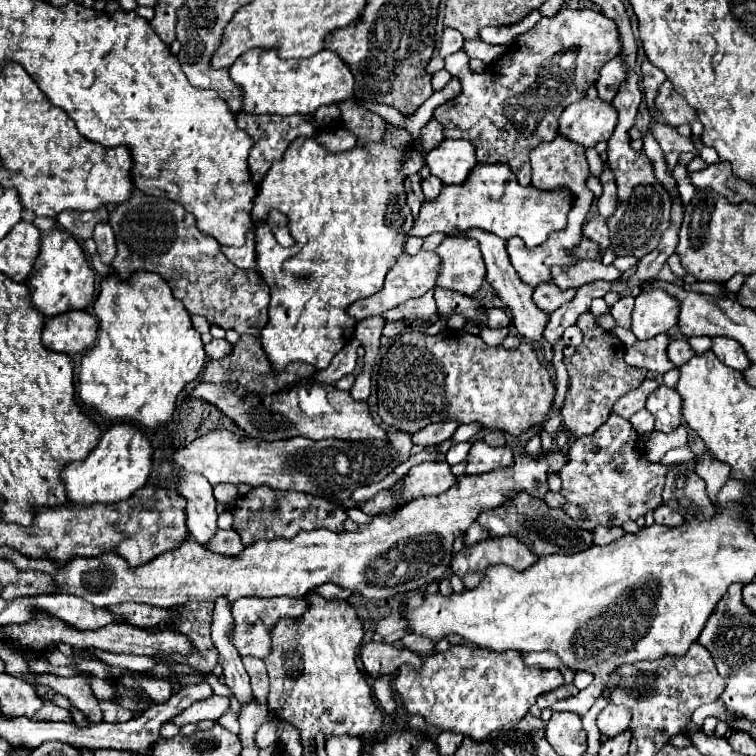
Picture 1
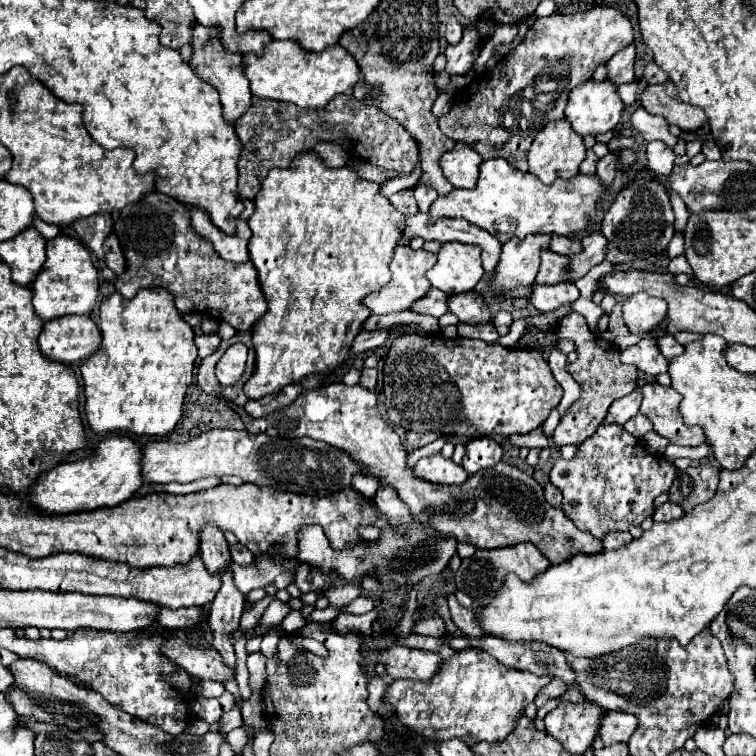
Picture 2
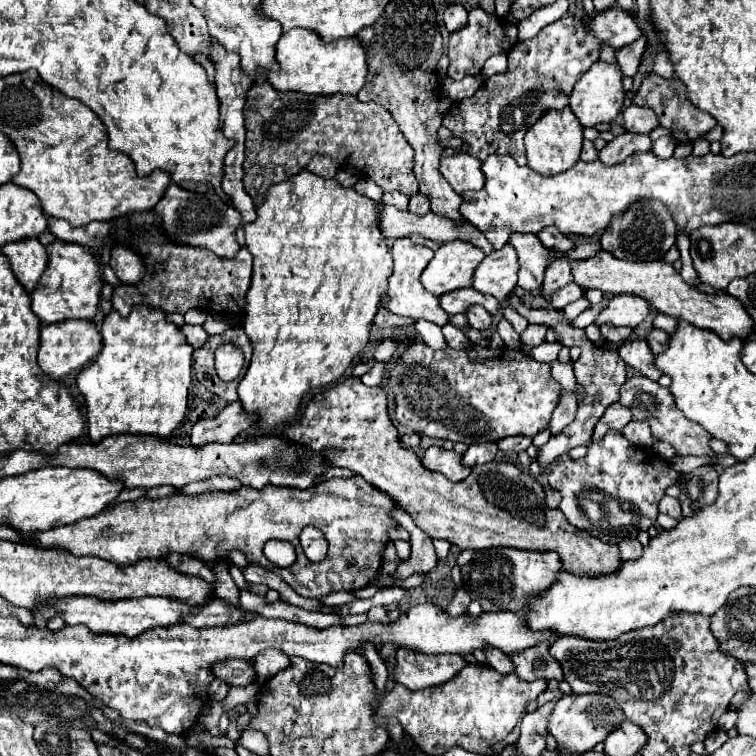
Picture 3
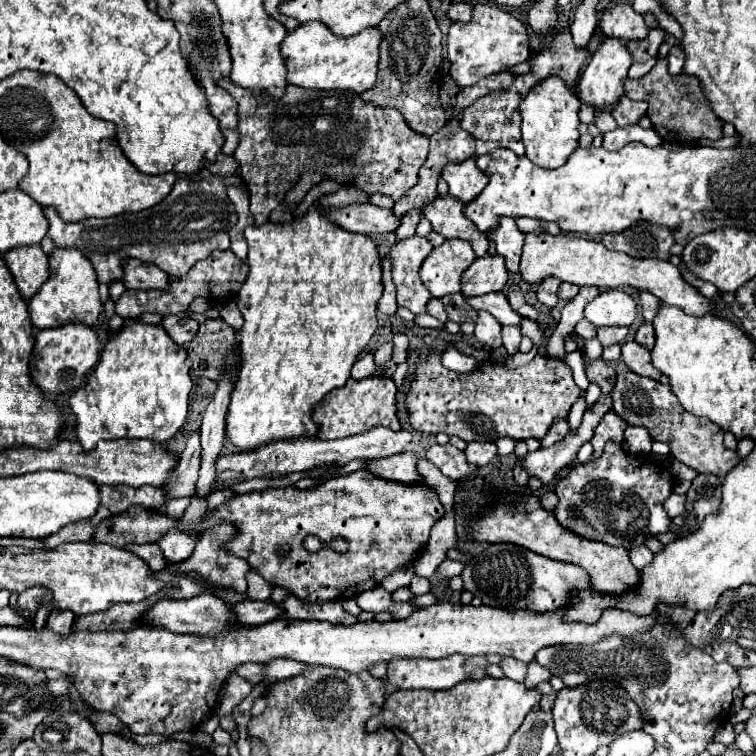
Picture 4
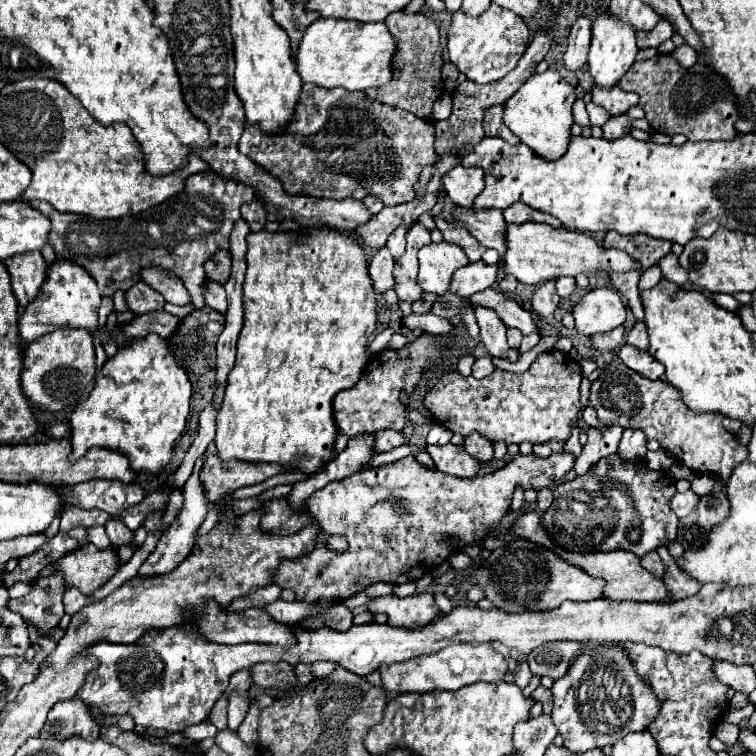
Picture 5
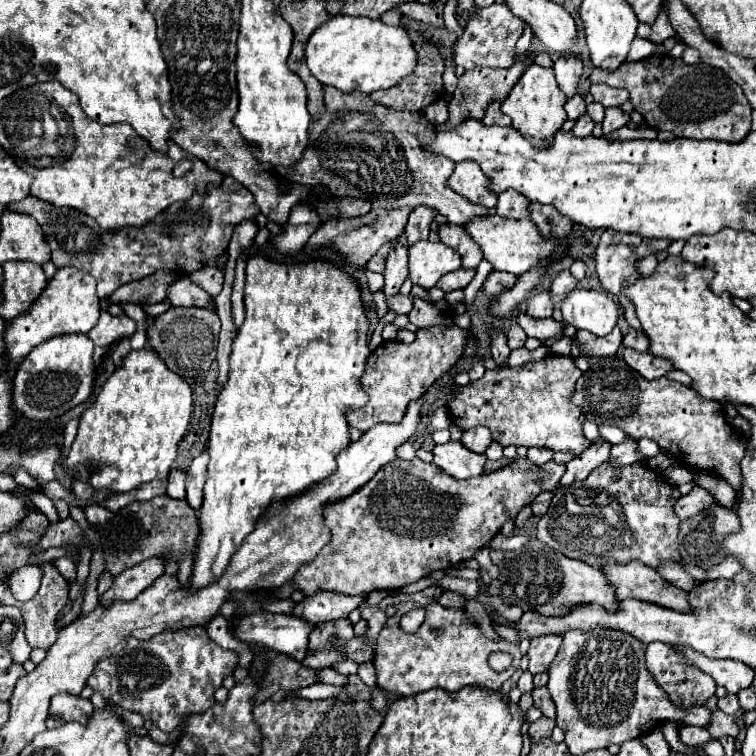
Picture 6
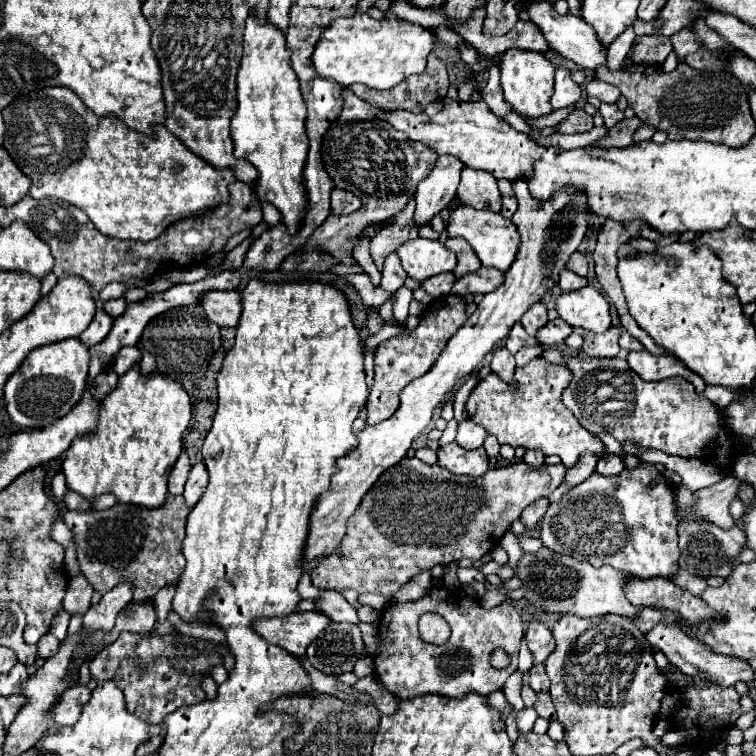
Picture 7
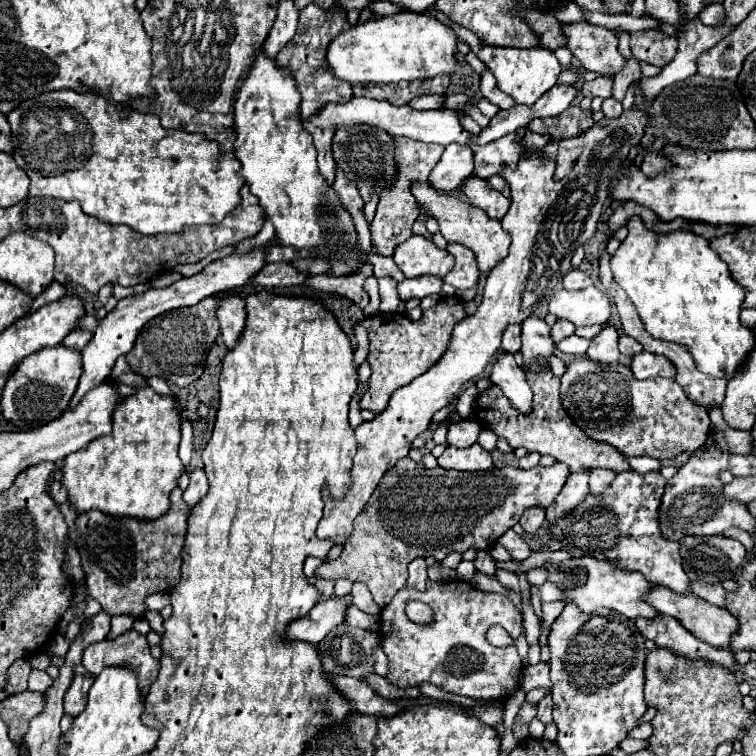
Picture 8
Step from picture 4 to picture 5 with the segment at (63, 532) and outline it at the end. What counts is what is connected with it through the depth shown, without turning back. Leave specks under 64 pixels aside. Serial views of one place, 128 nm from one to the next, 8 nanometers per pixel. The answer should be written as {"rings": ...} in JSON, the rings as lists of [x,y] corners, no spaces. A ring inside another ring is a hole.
{"rings":[[[92,526],[92,528],[88,528],[88,538],[90,538],[90,542],[92,542],[96,548],[100,548],[100,550],[112,546],[112,542],[108,540],[104,528],[100,528],[100,526]]]}

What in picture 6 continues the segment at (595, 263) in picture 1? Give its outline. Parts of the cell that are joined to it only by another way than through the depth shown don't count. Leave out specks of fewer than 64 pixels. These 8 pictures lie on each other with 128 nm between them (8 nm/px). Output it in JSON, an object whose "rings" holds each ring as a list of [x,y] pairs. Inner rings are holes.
{"rings":[[[324,86],[324,100],[326,114],[320,122],[310,124],[310,142],[302,160],[292,168],[276,168],[280,174],[286,174],[290,182],[304,186],[322,184],[332,192],[332,196],[370,200],[374,208],[386,210],[428,204],[444,214],[450,224],[466,224],[472,216],[496,212],[472,204],[468,198],[446,186],[454,170],[454,162],[428,150],[434,126],[424,114],[400,114],[396,110],[388,110],[388,114],[380,112],[374,116],[374,102],[368,94],[340,92],[332,86]],[[422,122],[424,126],[418,126]],[[418,138],[424,138],[424,148]]]}

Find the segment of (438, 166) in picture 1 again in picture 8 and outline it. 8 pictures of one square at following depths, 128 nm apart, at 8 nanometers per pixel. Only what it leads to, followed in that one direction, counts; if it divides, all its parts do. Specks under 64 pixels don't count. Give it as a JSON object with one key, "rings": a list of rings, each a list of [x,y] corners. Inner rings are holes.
{"rings":[[[468,178],[462,190],[470,198],[472,206],[484,210],[494,220],[502,220],[510,208],[510,200],[502,192],[492,190],[482,178]]]}

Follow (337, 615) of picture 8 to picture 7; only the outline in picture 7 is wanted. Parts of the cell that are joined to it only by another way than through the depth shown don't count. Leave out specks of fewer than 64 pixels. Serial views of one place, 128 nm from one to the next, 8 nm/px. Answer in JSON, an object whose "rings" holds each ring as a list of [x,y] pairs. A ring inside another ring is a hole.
{"rings":[[[320,610],[296,612],[288,618],[262,618],[254,622],[256,632],[260,632],[268,642],[284,648],[286,652],[304,658],[310,642],[330,624],[330,618]]]}

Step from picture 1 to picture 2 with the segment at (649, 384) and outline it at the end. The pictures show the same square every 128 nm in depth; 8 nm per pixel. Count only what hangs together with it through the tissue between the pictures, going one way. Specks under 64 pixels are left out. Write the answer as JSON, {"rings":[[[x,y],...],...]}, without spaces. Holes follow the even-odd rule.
{"rings":[[[634,390],[632,394],[616,400],[610,410],[608,410],[608,416],[604,418],[604,424],[618,424],[622,426],[624,422],[628,422],[630,418],[634,418],[638,414],[638,408],[640,408],[640,402],[642,402],[642,394],[640,390]]]}

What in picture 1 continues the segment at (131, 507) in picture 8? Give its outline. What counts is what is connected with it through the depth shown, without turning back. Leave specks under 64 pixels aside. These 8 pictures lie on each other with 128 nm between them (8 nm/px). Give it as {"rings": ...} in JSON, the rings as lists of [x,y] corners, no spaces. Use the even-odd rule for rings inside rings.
{"rings":[[[136,272],[128,282],[120,282],[116,276],[104,278],[94,302],[94,314],[98,316],[100,330],[96,346],[82,358],[78,378],[80,400],[94,408],[104,422],[130,420],[142,424],[142,428],[160,428],[168,424],[176,410],[176,396],[200,374],[206,362],[204,344],[200,334],[194,330],[184,304],[172,296],[170,286],[160,278],[160,274]]]}

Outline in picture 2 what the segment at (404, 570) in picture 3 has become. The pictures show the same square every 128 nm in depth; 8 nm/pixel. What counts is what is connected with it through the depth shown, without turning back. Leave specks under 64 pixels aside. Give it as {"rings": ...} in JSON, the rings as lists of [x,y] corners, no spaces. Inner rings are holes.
{"rings":[[[382,486],[378,488],[376,496],[374,496],[374,502],[378,506],[378,510],[382,512],[382,516],[386,520],[394,520],[394,518],[404,518],[410,514],[408,506],[396,496],[394,488],[392,486]]]}

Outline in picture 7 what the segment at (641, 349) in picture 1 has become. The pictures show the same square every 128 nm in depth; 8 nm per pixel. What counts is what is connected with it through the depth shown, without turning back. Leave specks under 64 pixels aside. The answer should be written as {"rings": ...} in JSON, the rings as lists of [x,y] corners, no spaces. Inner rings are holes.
{"rings":[[[648,350],[642,352],[630,352],[628,354],[628,364],[630,368],[642,378],[642,380],[664,380],[670,376],[684,376],[688,381],[692,382],[698,396],[704,396],[704,380],[697,374],[688,370],[684,364],[680,364],[674,356],[670,354],[662,354],[662,356],[654,356]]]}

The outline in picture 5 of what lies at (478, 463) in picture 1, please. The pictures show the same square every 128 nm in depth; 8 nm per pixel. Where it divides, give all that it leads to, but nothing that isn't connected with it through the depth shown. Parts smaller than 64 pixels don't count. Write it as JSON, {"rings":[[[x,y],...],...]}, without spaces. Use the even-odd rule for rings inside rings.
{"rings":[[[472,432],[470,436],[466,436],[466,442],[464,442],[464,448],[470,456],[474,456],[476,460],[480,462],[490,462],[492,460],[492,442],[488,442],[482,434],[478,432]]]}

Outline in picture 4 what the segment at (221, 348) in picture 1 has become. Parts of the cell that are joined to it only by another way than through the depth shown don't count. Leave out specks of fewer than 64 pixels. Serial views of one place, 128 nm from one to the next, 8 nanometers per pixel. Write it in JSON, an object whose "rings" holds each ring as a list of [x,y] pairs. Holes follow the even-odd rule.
{"rings":[[[168,314],[168,316],[162,316],[160,326],[162,326],[162,328],[170,334],[170,338],[172,338],[176,344],[180,344],[180,346],[188,344],[188,342],[194,338],[196,330],[198,330],[198,322],[192,320],[190,316],[186,316],[186,314]]]}

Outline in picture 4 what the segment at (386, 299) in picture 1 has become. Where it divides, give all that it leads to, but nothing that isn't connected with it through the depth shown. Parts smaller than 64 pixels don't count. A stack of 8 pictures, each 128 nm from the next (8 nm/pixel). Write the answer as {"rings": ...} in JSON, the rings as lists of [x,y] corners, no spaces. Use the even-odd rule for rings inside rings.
{"rings":[[[418,234],[390,248],[392,280],[396,284],[396,302],[408,308],[412,314],[426,312],[424,310],[426,302],[432,298],[418,276],[418,268],[432,248],[434,246],[428,242],[428,238]]]}

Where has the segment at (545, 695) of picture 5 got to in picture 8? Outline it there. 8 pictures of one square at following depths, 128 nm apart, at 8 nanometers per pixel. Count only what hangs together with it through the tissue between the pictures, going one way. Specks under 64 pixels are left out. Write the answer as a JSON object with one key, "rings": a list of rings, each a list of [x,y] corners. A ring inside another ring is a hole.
{"rings":[[[546,694],[540,702],[538,702],[538,716],[536,716],[540,722],[544,724],[550,724],[552,722],[552,696]]]}

